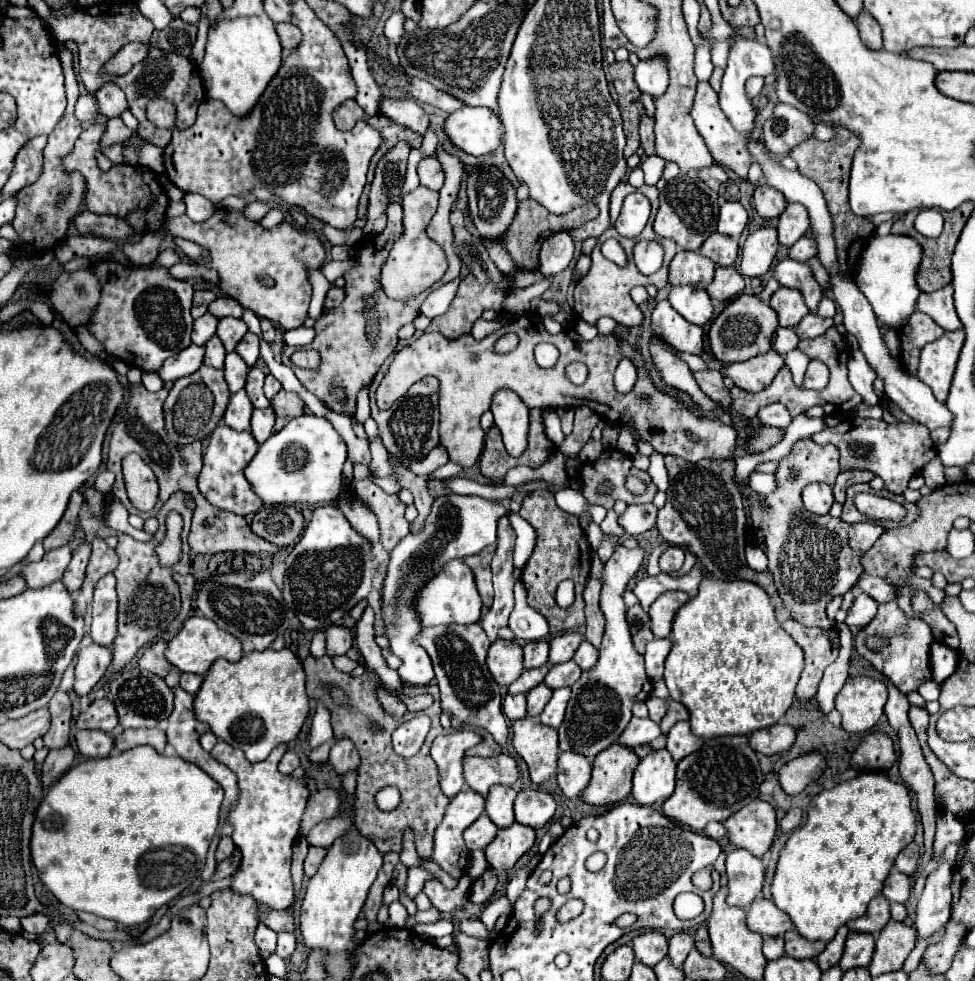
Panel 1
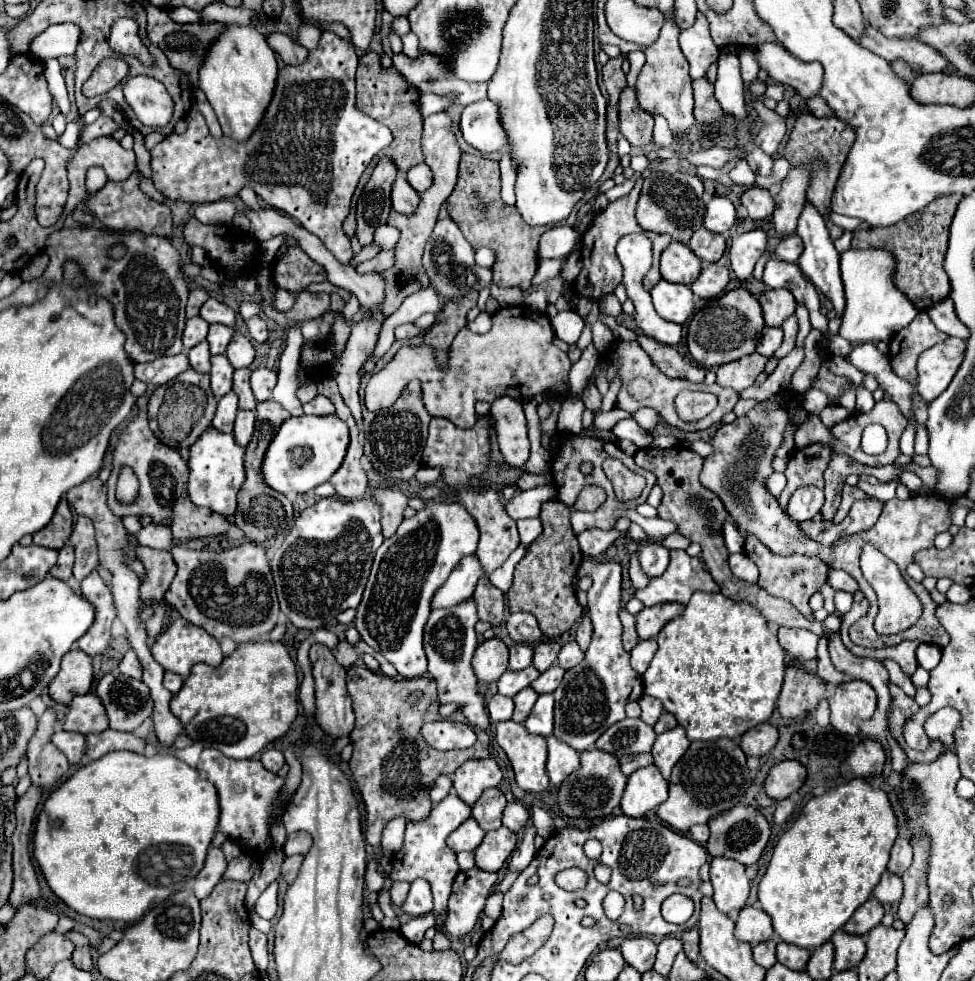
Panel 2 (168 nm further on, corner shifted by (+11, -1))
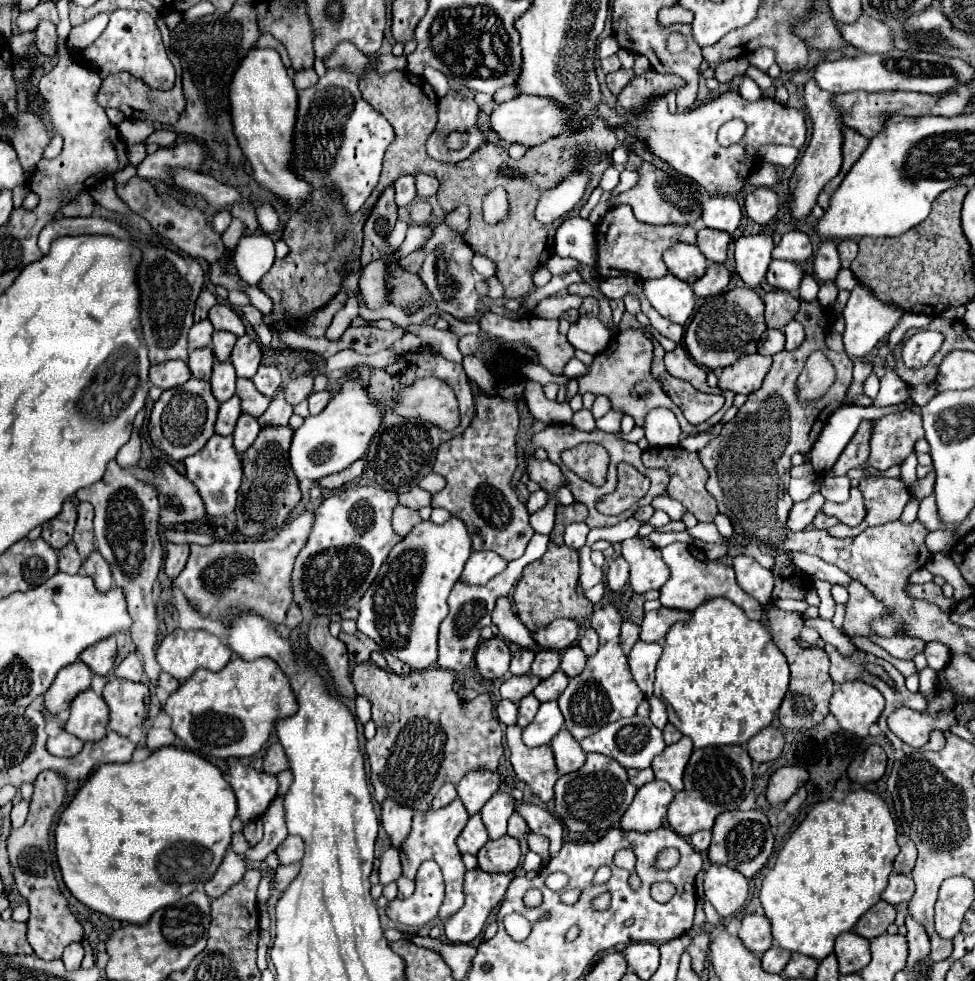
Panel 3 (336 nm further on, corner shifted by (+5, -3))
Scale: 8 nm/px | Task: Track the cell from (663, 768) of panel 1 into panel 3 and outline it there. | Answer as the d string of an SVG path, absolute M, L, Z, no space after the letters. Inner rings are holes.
M652 781L638 789L632 805L620 819L622 831L656 831L662 827L670 801L674 799L674 791L666 781Z

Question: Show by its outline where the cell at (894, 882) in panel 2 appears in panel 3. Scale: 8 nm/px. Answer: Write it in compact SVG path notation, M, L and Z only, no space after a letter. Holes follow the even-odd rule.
M892 873L890 881L888 881L888 887L882 893L882 899L892 903L892 905L898 905L898 903L908 903L912 899L912 893L914 893L912 877Z

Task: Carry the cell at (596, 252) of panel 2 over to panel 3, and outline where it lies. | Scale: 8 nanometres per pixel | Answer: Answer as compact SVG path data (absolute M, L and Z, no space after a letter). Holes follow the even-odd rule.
M628 205L612 207L602 223L598 225L598 273L602 277L612 277L614 271L632 273L634 279L652 279L652 277L664 277L668 273L662 253L672 247L678 241L694 243L696 241L696 229L692 225L648 225L634 217L632 209Z

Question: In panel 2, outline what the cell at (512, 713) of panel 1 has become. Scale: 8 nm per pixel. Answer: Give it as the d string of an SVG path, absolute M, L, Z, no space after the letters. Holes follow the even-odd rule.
M496 693L488 701L488 713L490 713L492 723L500 723L500 721L512 719L512 711L514 711L514 701L510 697L504 697L504 695Z

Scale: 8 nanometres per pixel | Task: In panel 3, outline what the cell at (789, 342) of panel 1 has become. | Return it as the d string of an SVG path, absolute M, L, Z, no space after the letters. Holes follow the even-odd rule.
M766 329L758 341L760 355L776 355L784 349L784 333L778 329Z

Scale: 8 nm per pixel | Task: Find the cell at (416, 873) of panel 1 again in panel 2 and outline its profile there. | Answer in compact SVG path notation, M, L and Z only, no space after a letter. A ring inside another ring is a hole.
M452 791L444 801L440 801L438 805L432 807L432 813L430 813L430 817L426 821L408 823L408 827L406 827L404 845L402 845L400 853L394 855L394 859L392 859L394 869L390 873L390 879L392 881L406 881L408 883L412 883L415 879L426 879L432 885L432 893L434 893L433 910L428 915L412 918L400 927L400 932L410 943L420 945L426 930L434 927L436 915L446 909L454 877L460 871L458 863L456 863L456 853L446 845L446 837L454 829L458 829L470 817L470 813L472 813L470 805L462 803L462 799L458 799L456 791Z

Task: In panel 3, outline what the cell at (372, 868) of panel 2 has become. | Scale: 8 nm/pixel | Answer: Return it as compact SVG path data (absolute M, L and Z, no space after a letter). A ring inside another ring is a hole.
M388 847L382 855L382 863L380 863L380 883L392 883L396 881L396 877L402 875L402 867L400 867L400 857L398 857L398 849L396 847Z

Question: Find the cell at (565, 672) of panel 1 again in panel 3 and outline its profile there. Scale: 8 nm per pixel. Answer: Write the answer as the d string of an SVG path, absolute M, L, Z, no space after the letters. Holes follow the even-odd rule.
M558 669L552 677L540 681L540 685L532 691L532 695L536 695L536 699L542 703L556 701L562 695L562 691L566 689L566 685L568 685L568 677L562 673L562 669Z

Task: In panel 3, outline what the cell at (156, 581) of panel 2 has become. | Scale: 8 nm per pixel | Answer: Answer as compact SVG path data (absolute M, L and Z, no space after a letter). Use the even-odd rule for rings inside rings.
M166 543L164 569L170 579L176 579L180 575L180 571L188 561L188 553L190 553L190 545L186 543Z

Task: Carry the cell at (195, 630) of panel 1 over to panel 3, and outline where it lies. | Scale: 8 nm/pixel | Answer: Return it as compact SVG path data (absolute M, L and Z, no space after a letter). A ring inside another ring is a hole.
M174 629L172 633L168 633L162 643L156 649L156 661L162 667L164 673L172 675L174 679L178 679L180 683L186 681L188 677L192 677L192 673L196 669L208 669L208 671L220 671L224 669L224 665L230 661L232 651L220 643L220 639L208 631L194 631L194 629Z

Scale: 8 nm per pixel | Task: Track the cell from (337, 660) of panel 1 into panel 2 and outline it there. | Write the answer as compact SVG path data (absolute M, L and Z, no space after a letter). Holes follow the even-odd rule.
M340 641L338 645L336 645L336 649L332 651L332 655L336 657L336 661L342 665L342 667L352 667L354 665L354 661L358 659L358 657L362 657L364 653L368 653L368 645L364 643L364 641L360 641L356 647L352 647L348 641Z

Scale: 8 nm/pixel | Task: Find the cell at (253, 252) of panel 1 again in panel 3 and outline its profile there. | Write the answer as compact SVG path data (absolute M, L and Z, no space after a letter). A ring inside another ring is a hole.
M214 305L210 309L208 319L210 319L210 323L214 325L216 331L230 331L236 337L244 335L244 323L242 323L240 315L228 305Z

